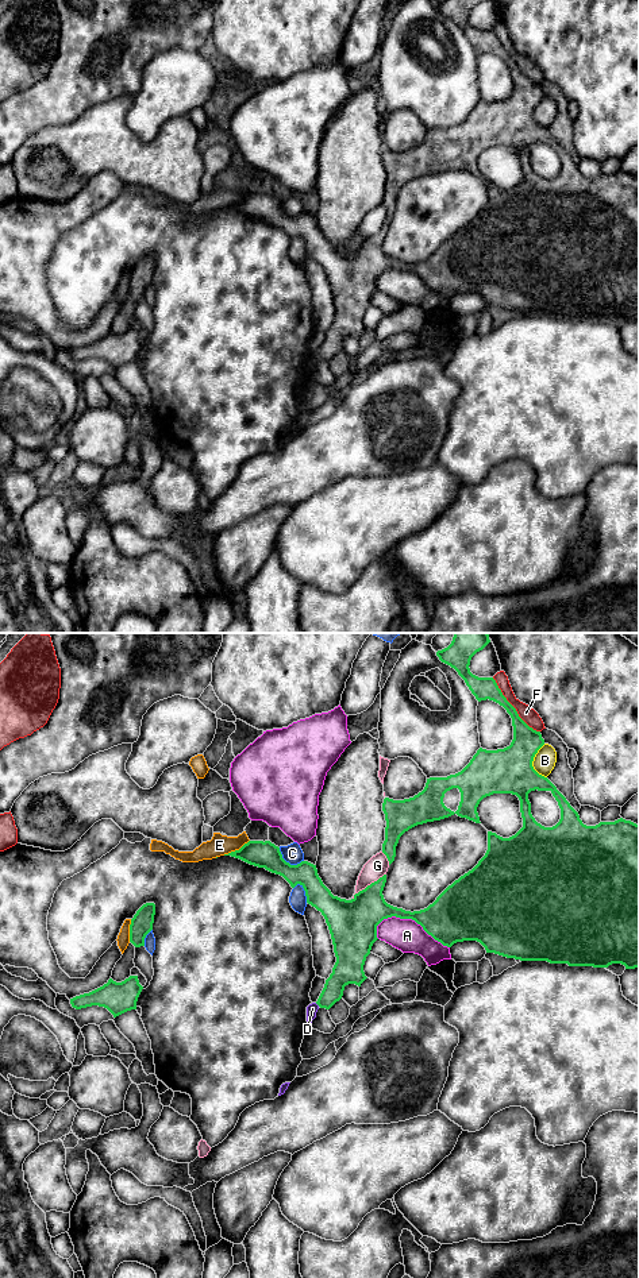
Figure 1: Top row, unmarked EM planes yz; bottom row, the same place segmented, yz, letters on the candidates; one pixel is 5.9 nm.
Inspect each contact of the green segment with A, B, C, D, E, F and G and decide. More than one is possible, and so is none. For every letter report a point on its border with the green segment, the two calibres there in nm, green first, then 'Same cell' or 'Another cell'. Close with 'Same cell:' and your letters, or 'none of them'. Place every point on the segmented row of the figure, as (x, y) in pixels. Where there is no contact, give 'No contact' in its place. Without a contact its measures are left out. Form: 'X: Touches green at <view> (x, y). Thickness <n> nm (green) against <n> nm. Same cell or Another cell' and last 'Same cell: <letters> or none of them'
A: Touches green at yz (412, 919). Thickness 300 nm (green) against 190 nm. Another cell
B: Touches green at yz (531, 763). Thickness 280 nm (green) against 130 nm. Another cell
C: Touches green at yz (288, 863). Thickness 160 nm (green) against 120 nm. Another cell
D: Touches green at yz (318, 1004). Thickness 150 nm (green) against 70 nm. Another cell
E: Touches green at yz (235, 850). Thickness 160 nm (green) against 120 nm. Another cell
F: Touches green at yz (514, 707). Thickness 170 nm (green) against 90 nm. Another cell
G: Touches green at yz (368, 885). Thickness 280 nm (green) against 120 nm. Another cell
Same cell: none of them

